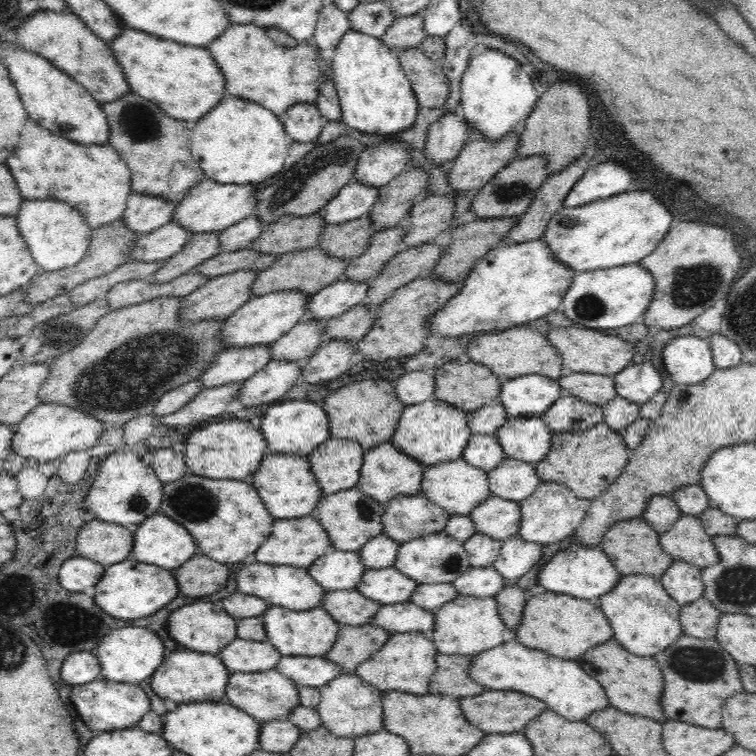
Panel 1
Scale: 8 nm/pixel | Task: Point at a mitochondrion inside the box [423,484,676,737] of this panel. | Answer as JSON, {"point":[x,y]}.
{"point":[452,563]}

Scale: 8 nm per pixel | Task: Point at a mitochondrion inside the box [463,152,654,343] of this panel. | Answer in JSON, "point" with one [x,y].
{"point":[509,193]}

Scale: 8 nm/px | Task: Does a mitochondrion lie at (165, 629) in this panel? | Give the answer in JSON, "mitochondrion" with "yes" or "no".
{"mitochondrion":"no"}

